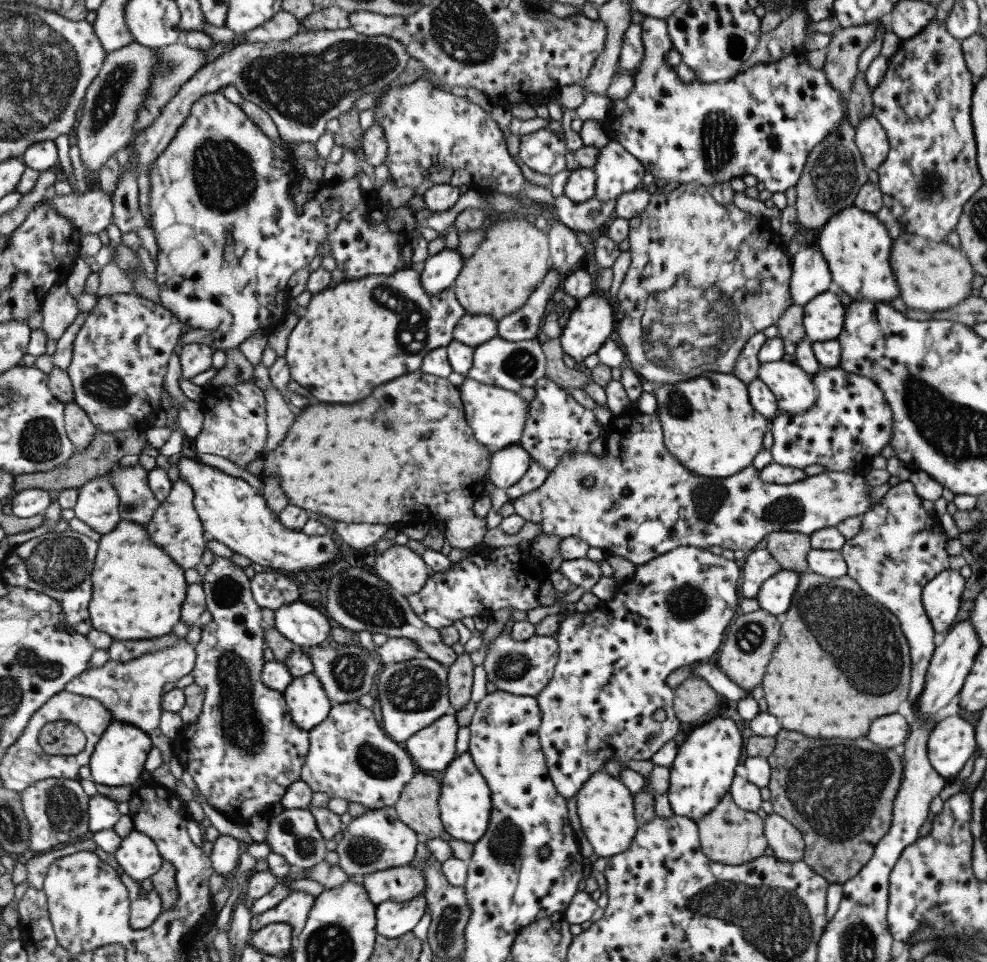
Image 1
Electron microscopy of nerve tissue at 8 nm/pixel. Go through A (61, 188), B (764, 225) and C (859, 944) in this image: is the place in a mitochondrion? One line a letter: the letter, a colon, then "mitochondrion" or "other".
A: other
B: other
C: mitochondrion

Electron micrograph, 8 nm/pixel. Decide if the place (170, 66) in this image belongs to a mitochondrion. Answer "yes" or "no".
yes

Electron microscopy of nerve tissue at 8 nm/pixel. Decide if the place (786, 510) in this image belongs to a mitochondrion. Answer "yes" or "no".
yes

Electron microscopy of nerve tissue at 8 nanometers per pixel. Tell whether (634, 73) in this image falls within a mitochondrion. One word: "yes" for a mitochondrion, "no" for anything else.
no

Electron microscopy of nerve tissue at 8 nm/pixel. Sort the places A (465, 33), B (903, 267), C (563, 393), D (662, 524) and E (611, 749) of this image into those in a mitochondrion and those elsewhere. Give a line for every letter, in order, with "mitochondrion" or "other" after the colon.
A: mitochondrion
B: other
C: other
D: other
E: other

